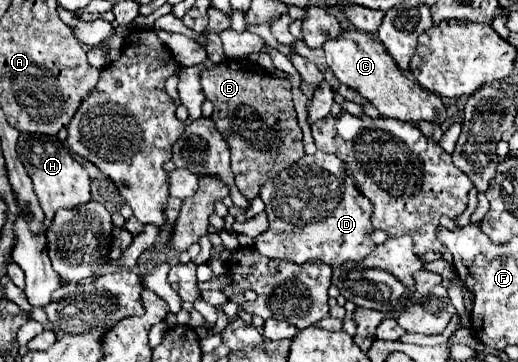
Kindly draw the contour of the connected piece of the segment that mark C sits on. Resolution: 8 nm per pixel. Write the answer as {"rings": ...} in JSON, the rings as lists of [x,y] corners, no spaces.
{"rings":[[[359,30],[343,32],[339,40],[327,40],[323,50],[327,56],[327,66],[337,76],[337,80],[357,90],[379,110],[381,116],[405,120],[411,124],[417,124],[421,120],[443,124],[447,120],[447,110],[443,106],[441,96],[437,96],[435,92],[427,94],[427,90],[423,90],[415,80],[401,72],[395,60],[391,60],[387,50],[383,48],[383,44],[371,38],[371,34]]]}

